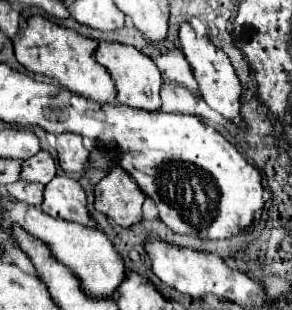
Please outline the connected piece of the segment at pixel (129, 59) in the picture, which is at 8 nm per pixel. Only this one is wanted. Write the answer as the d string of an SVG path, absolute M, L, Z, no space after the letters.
M100 42L98 50L96 50L96 60L108 70L108 74L112 76L114 84L116 84L116 92L118 92L118 102L136 110L146 110L146 112L156 112L160 110L162 102L160 102L160 88L162 88L162 74L158 72L156 64L142 54L140 50L136 50L134 46L126 46L126 44L110 44L110 42Z

